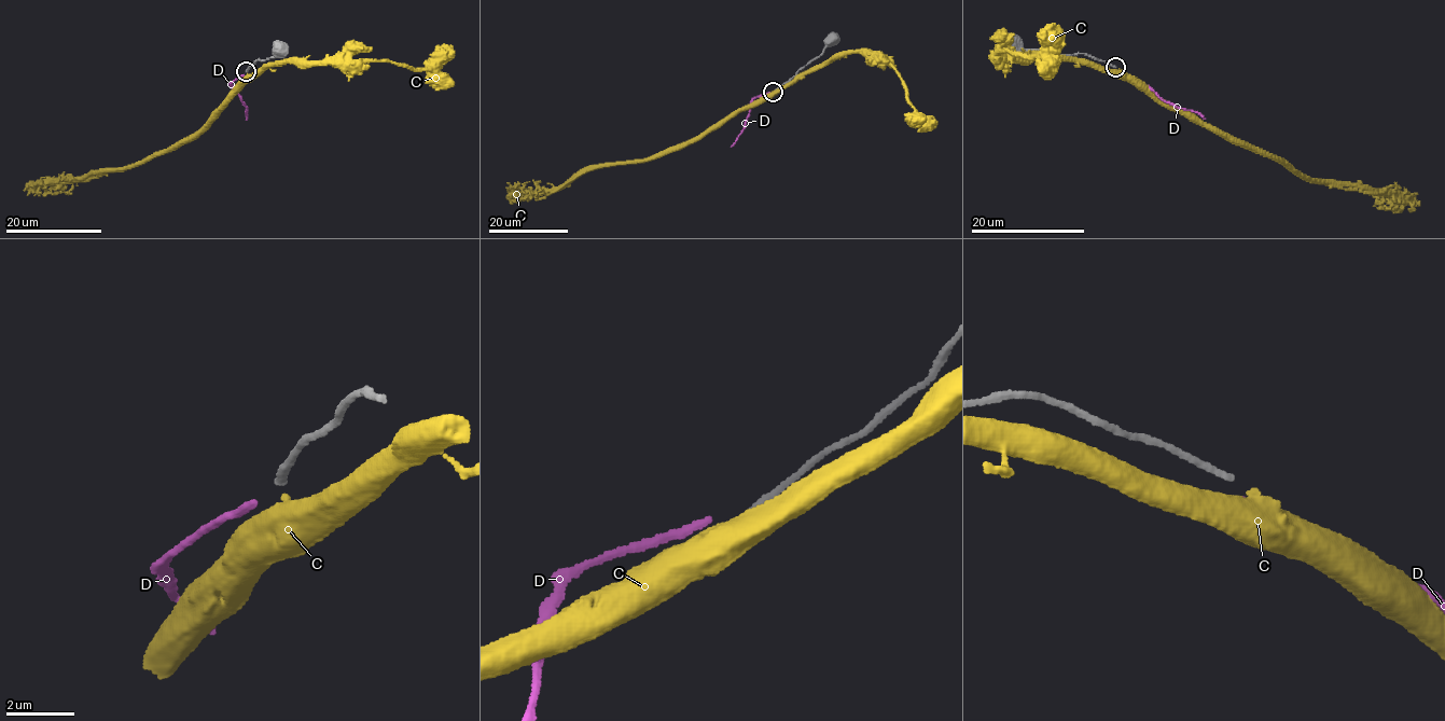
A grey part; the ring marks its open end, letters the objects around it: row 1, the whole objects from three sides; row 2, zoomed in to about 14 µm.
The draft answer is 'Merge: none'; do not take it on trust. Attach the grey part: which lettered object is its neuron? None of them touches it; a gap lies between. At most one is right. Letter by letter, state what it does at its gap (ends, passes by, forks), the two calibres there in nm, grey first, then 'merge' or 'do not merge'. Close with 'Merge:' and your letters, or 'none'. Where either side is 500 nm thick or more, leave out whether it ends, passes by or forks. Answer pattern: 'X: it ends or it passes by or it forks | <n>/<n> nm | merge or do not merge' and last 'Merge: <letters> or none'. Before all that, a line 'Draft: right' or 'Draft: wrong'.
Draft: right
C: 200/750 nm | do not merge
D: it ends | 200/200 nm | do not merge
Merge: none

